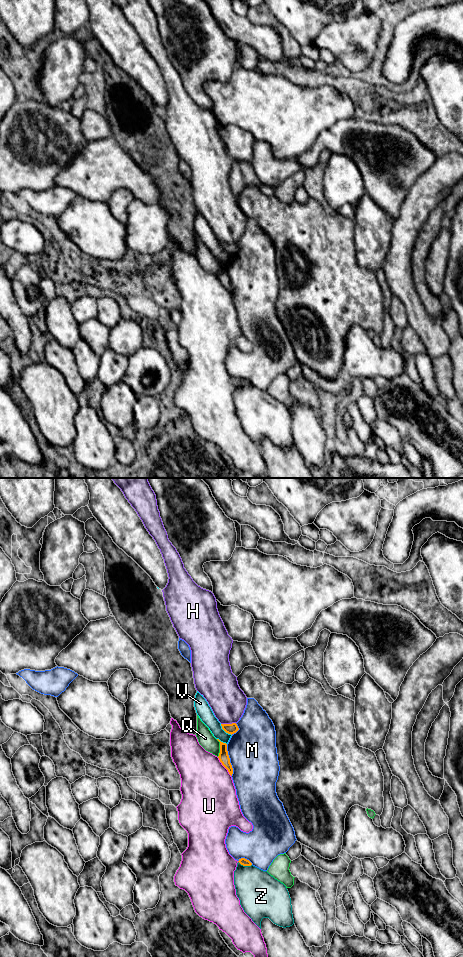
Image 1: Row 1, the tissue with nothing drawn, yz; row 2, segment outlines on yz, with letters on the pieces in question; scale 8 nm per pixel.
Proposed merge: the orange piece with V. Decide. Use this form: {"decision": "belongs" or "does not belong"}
{"decision": "does not belong"}

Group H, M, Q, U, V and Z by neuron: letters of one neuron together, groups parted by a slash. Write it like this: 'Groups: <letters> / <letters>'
Groups: H / M / Q / U / V / Z

